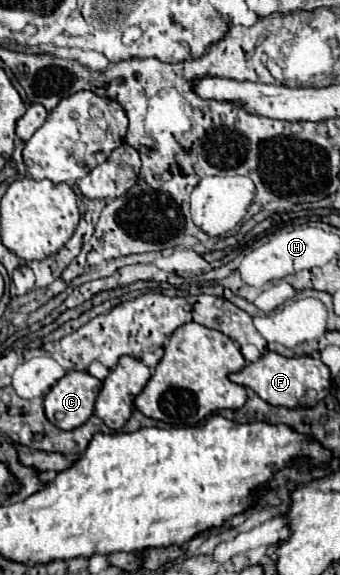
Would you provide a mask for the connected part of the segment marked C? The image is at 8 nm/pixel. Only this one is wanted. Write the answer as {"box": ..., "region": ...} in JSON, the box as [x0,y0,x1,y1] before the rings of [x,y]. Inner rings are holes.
{"box":[45,371,101,429],"region":[[[87,371],[65,373],[45,395],[45,413],[59,429],[75,429],[93,415],[101,381]]]}

